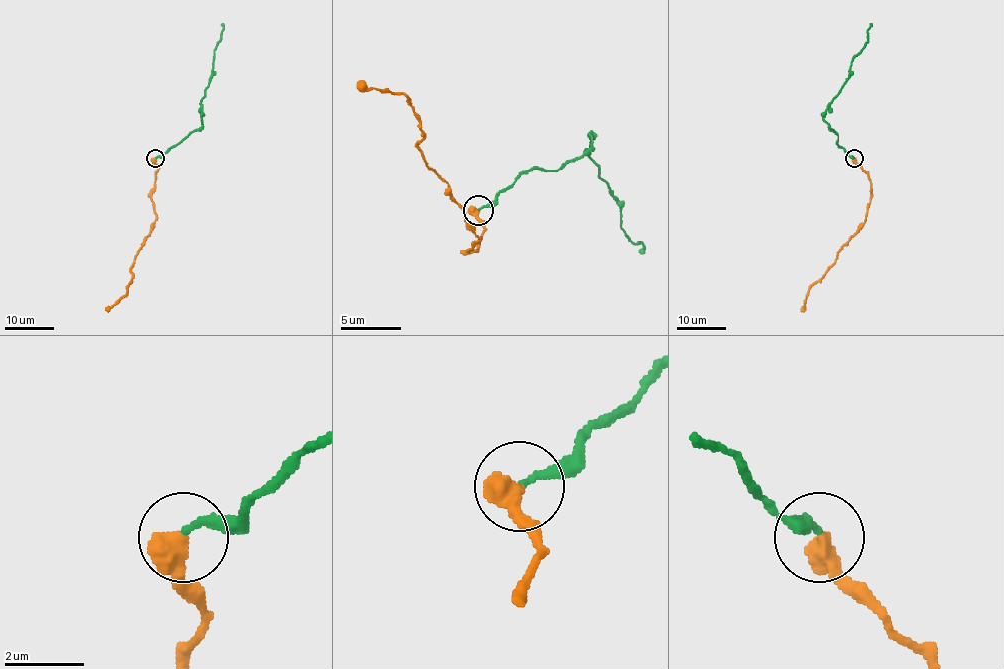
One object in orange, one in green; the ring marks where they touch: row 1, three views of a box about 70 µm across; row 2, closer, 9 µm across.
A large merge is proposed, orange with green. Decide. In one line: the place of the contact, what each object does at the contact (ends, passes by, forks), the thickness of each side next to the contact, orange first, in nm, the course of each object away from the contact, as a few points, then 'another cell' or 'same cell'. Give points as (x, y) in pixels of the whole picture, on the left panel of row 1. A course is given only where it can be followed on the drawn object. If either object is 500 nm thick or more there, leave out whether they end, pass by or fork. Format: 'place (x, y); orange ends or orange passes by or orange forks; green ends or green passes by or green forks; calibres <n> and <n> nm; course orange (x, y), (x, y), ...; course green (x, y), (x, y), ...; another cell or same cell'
place (155, 158); calibres 600 and 190 nm; course orange (155, 159), (157, 171), (151, 202), (156, 220), (130, 269), (132, 282), (128, 289), (106, 310); course green (155, 157), (161, 157), (202, 125), (201, 100), (210, 77), (221, 23); same cell

